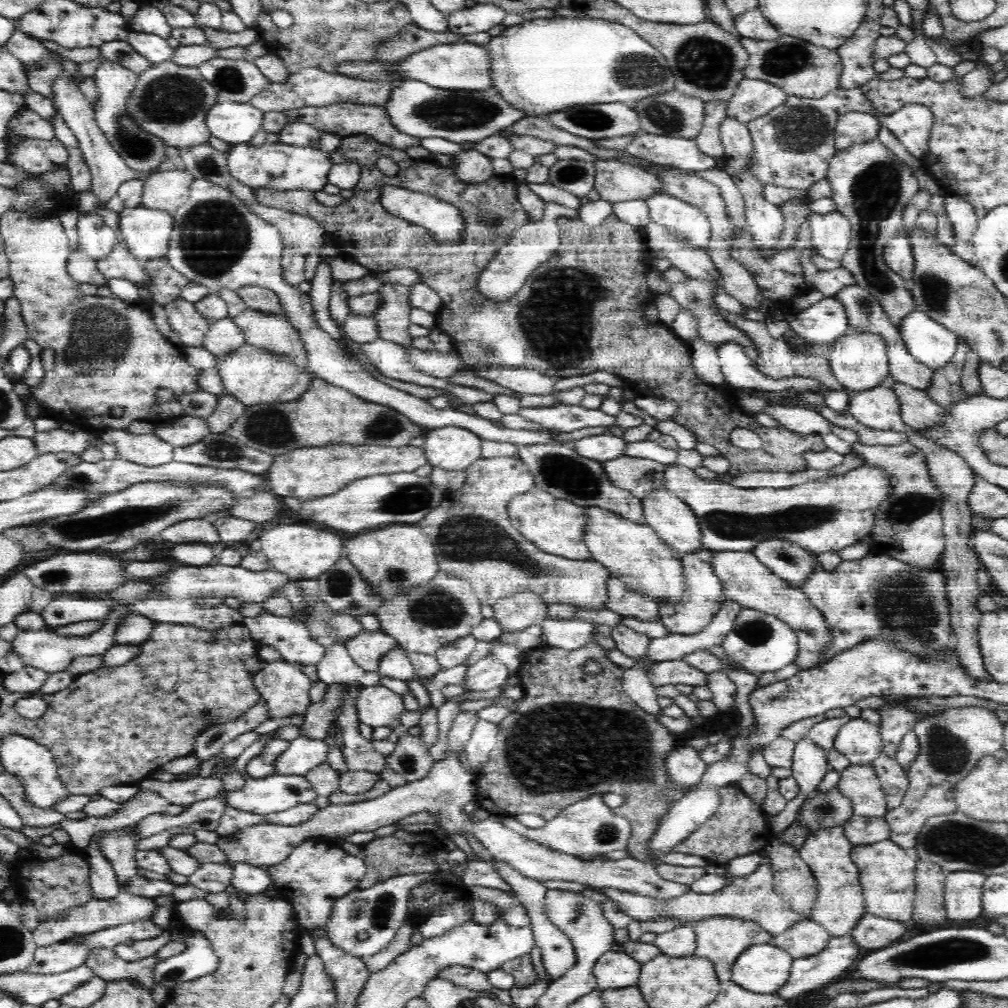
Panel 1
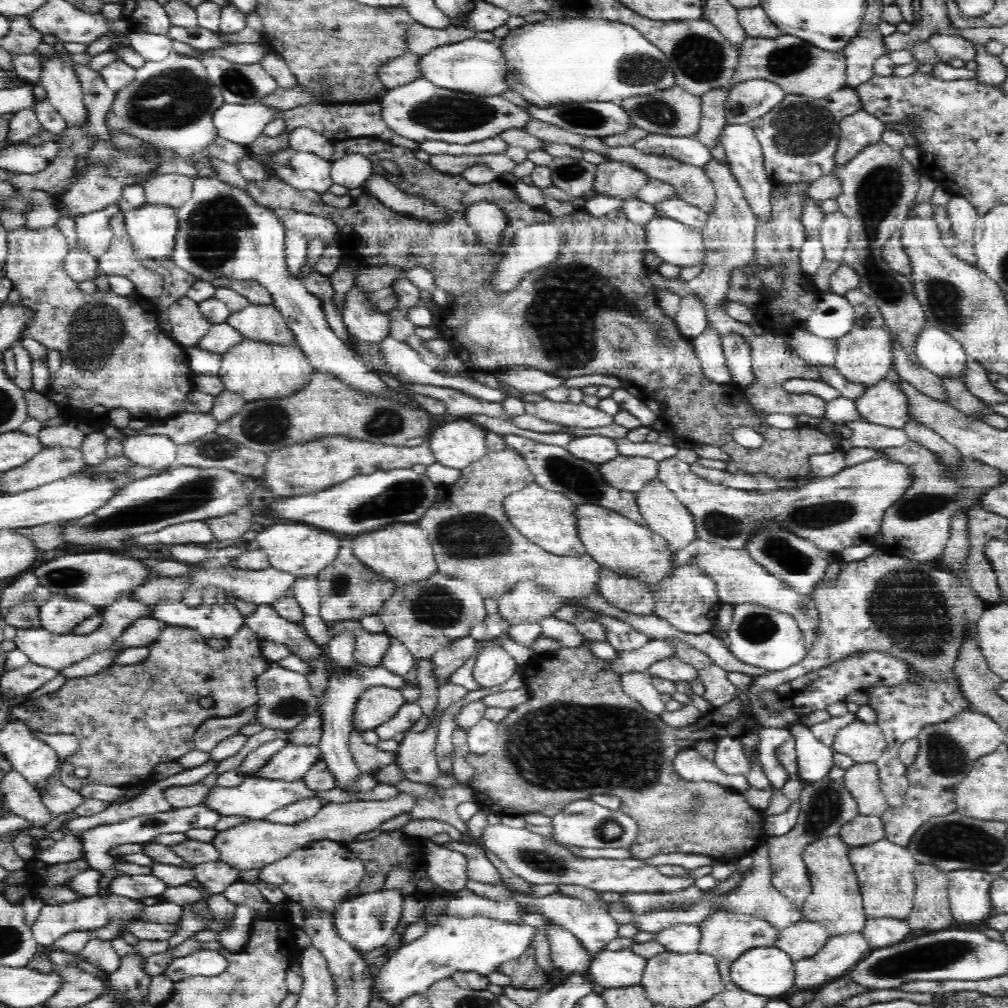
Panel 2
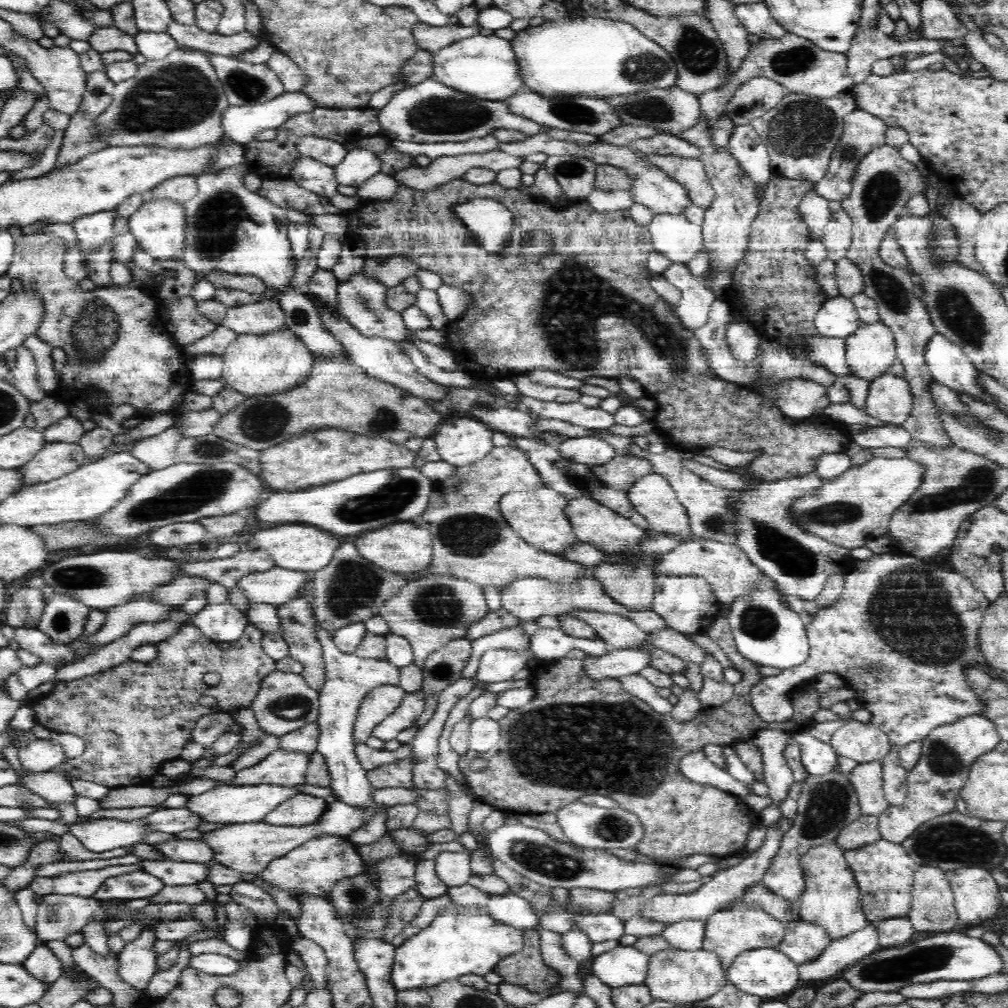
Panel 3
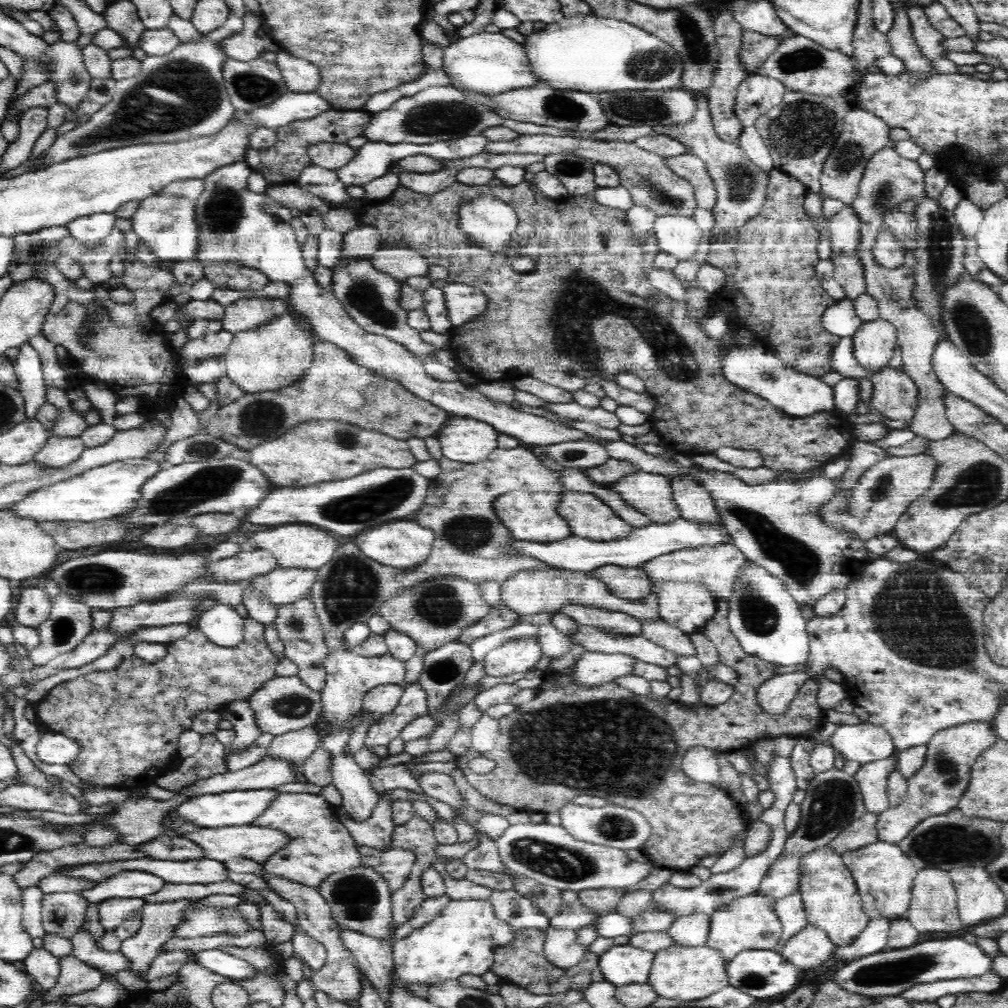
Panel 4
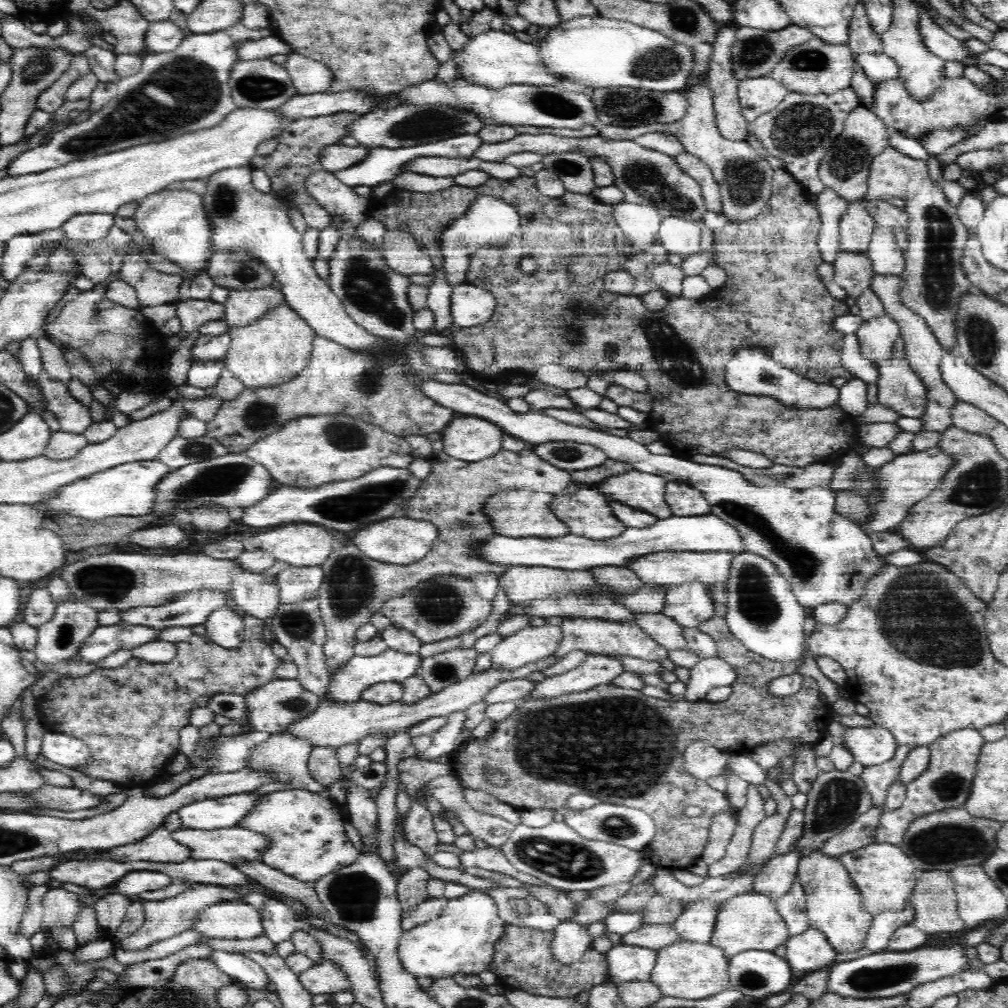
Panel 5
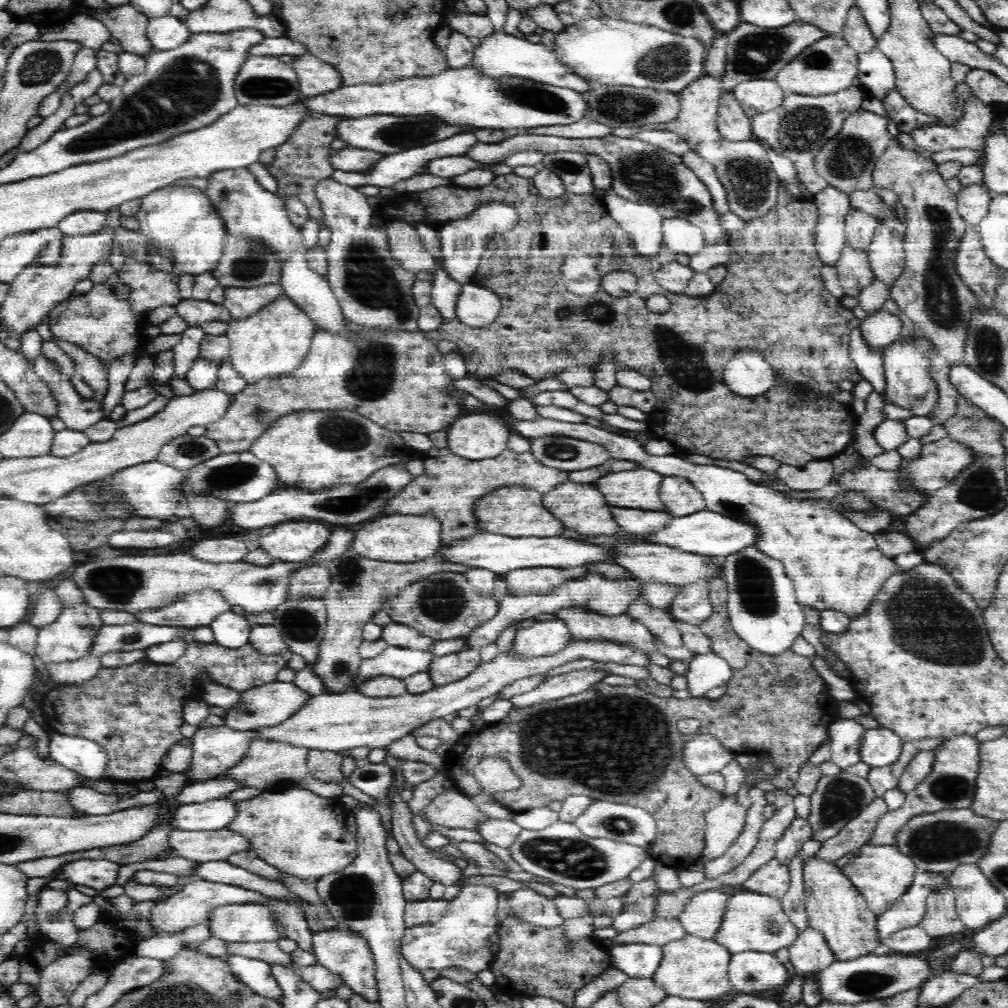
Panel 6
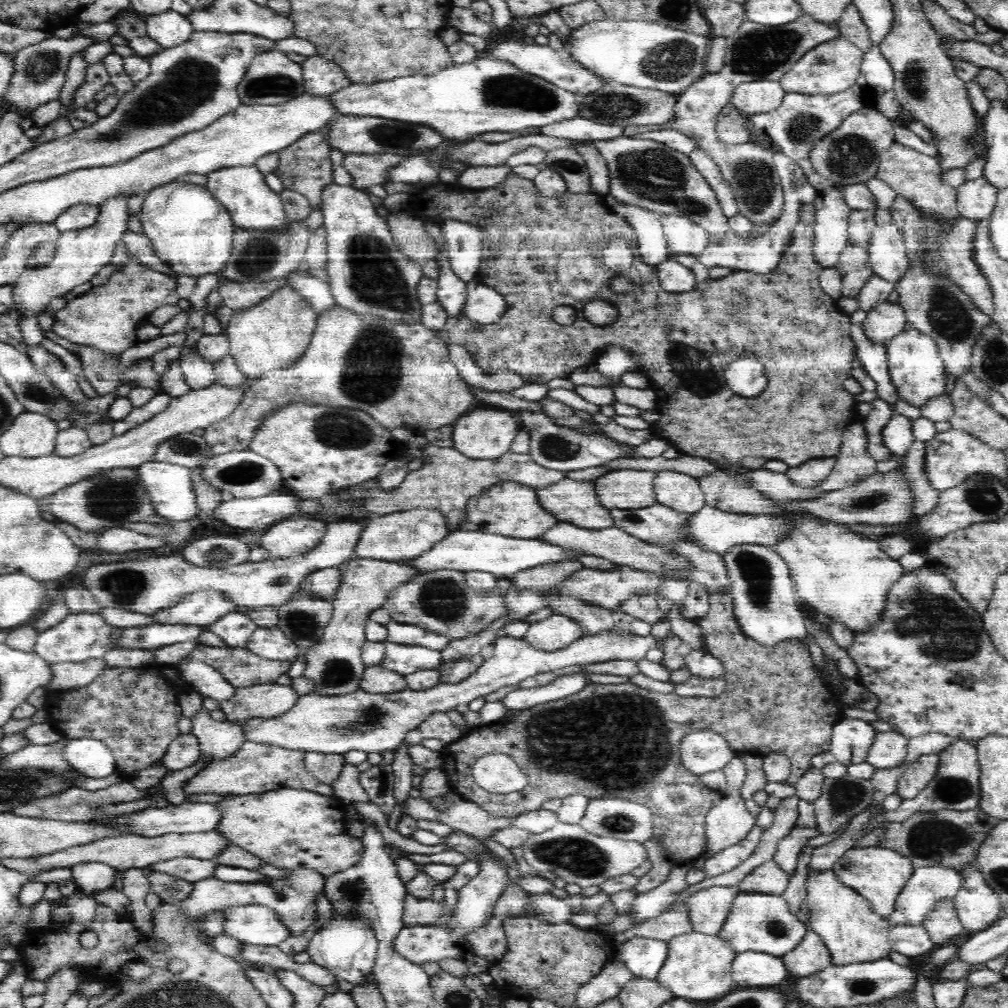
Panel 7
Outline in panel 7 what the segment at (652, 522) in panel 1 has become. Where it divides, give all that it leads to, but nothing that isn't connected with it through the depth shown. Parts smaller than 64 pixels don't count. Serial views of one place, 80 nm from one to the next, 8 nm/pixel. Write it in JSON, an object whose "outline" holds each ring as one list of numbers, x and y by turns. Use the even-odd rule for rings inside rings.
{"outline":[[624,469,612,471,594,480,598,501,609,509,631,510,633,508,646,508,657,502,654,493,654,478,656,473,648,469]]}

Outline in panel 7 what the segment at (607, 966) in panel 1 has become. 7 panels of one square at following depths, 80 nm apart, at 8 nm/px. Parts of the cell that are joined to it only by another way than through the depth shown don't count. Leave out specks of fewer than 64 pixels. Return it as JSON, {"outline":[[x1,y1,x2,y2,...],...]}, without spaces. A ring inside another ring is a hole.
{"outline":[[637,935,619,945,613,960,624,964,638,978,655,979,667,954,666,940]]}

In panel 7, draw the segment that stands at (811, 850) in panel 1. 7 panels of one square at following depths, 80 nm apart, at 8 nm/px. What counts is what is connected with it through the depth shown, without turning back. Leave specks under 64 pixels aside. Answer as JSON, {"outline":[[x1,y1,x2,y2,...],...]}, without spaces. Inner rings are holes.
{"outline":[[811,870,807,874,806,900,810,916,805,922,809,930,816,932,824,941,831,954,834,965,852,963,870,963,880,959,890,959,888,953,893,950,889,941,891,926,884,917,876,915,869,903,856,891,844,886,833,870]]}

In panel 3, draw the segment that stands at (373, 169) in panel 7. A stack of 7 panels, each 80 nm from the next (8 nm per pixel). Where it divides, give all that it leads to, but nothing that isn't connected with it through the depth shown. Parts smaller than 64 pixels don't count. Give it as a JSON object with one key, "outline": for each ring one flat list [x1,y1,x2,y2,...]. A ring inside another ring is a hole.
{"outline":[[302,135,295,145,300,155,310,156,332,168,347,155,347,148,342,143,314,135]]}

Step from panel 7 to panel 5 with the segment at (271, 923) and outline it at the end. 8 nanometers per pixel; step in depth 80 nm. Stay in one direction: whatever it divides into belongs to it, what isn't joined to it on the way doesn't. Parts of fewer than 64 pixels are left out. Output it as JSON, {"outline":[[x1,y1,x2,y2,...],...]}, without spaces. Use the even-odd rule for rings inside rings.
{"outline":[[228,901,210,906,192,931,208,938,254,938,265,935,260,911,245,902]]}

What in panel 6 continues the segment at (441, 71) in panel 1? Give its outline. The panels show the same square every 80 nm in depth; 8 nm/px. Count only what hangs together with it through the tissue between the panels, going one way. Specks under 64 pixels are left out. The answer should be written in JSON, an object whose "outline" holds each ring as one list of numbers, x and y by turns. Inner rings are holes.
{"outline":[[493,32,475,44,470,65,483,69,487,76,519,76,546,82,559,87,568,87,578,92,588,90,588,82,579,74,573,74,567,66,561,64,557,52,552,52,542,43,532,43,526,39,505,32]]}

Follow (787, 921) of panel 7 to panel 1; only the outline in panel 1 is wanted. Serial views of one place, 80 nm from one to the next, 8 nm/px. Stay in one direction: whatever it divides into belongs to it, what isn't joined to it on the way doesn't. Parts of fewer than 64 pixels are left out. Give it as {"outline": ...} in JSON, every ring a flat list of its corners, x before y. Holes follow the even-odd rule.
{"outline":[[718,916,707,917,692,924,696,935,696,948,693,956,707,957,714,961,716,974,723,983,731,980,731,968,741,952,748,947,757,944,771,943,774,936,764,930,759,922,754,922,745,918]]}

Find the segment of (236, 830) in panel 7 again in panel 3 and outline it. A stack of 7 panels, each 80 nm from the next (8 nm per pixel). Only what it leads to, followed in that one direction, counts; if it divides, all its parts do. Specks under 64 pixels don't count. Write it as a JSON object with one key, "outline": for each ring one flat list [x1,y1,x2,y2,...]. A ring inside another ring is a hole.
{"outline":[[300,794,272,810,262,822,274,826,310,827,327,814,328,804,316,796],[322,834,320,837,310,838,289,854,270,861,260,877,284,892,292,894,299,891,299,894,328,899,327,890,338,880,365,872,365,863,349,838,339,834]]}

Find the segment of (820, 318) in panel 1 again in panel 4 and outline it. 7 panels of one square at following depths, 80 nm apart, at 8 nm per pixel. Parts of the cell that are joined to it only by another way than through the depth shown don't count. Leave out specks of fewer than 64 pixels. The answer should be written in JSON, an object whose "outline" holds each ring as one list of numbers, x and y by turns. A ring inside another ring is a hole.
{"outline":[[837,298,836,304,832,304,832,308,824,312,824,329,838,337,852,337,864,324,855,314,852,303,852,300]]}

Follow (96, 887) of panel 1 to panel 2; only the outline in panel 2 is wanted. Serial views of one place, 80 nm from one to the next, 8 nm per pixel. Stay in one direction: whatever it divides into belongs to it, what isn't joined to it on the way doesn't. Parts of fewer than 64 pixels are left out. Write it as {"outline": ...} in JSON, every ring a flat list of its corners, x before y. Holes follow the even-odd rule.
{"outline":[[201,803,197,806,190,806,189,808,178,808,169,812,158,812,157,814,138,816,137,818,132,818,125,822,96,826,96,828,86,830,82,840,84,853,86,853,84,859,88,862,89,868,93,868,94,870,99,870,101,872,98,894,102,896,111,895,110,884,112,884,112,881,110,880,114,880,117,875,110,871,112,861,108,852,111,848,114,848,114,846,128,843,148,844,159,835,168,834,170,836,177,837,182,836,183,833,194,828,215,829,220,818,221,816,216,813,216,811,212,811,209,807]]}

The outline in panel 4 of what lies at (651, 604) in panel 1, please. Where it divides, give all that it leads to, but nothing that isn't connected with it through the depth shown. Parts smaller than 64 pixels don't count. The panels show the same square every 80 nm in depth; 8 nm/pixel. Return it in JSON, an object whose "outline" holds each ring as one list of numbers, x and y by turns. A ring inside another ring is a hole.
{"outline":[[604,565,588,572,600,580,608,591,624,600,640,600,653,592,653,582,640,567]]}

